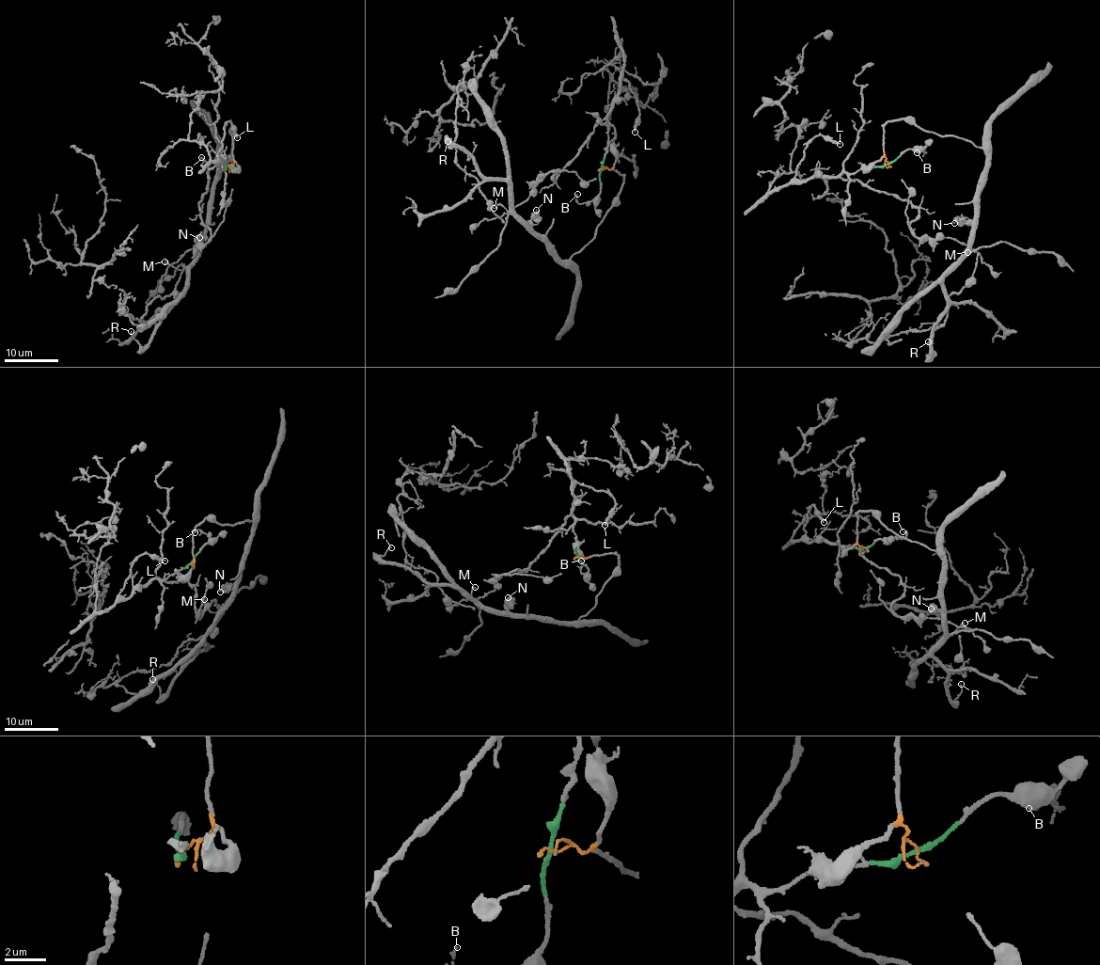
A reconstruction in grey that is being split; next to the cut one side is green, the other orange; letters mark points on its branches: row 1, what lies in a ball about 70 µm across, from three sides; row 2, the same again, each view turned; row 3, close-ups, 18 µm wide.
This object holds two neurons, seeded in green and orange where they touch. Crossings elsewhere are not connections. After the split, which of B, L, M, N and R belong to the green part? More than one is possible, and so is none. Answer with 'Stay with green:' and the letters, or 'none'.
Stay with green: B, L

